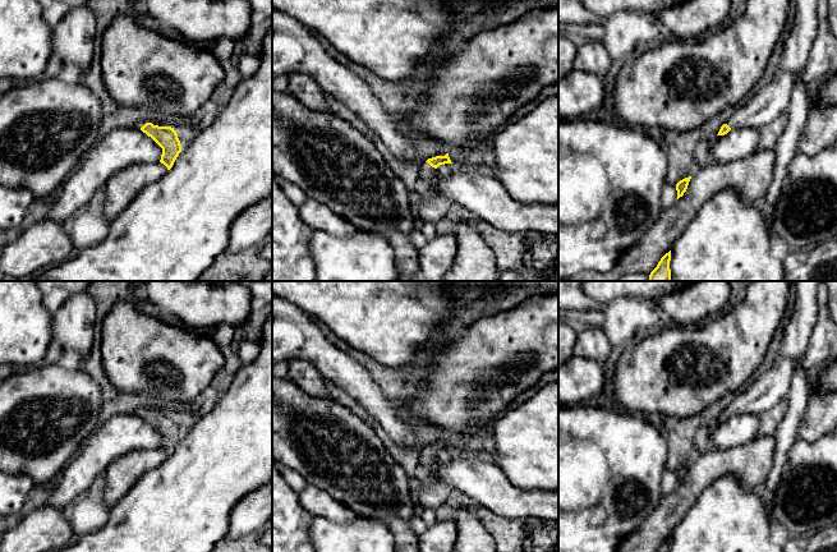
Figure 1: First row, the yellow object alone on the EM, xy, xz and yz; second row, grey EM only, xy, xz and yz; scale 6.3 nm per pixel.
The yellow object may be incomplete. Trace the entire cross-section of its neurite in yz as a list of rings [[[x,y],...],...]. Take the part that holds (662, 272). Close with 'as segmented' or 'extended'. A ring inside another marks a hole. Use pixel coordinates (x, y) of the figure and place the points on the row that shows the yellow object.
[[[671,250],[661,258],[657,267],[650,272],[649,281],[671,281],[670,261]]] | as segmented

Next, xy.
[[[155,119],[139,120],[134,128],[141,129],[162,148],[160,162],[170,170],[181,152],[181,144],[174,128]]] | extended

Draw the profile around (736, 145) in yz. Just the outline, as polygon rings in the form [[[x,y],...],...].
[[[756,128],[732,129],[725,135],[710,137],[712,160],[731,164],[742,160],[759,150]]]

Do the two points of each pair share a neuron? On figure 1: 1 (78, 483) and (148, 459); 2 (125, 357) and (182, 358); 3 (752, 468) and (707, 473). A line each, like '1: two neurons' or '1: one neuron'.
1: two neurons
2: one neuron
3: one neuron

